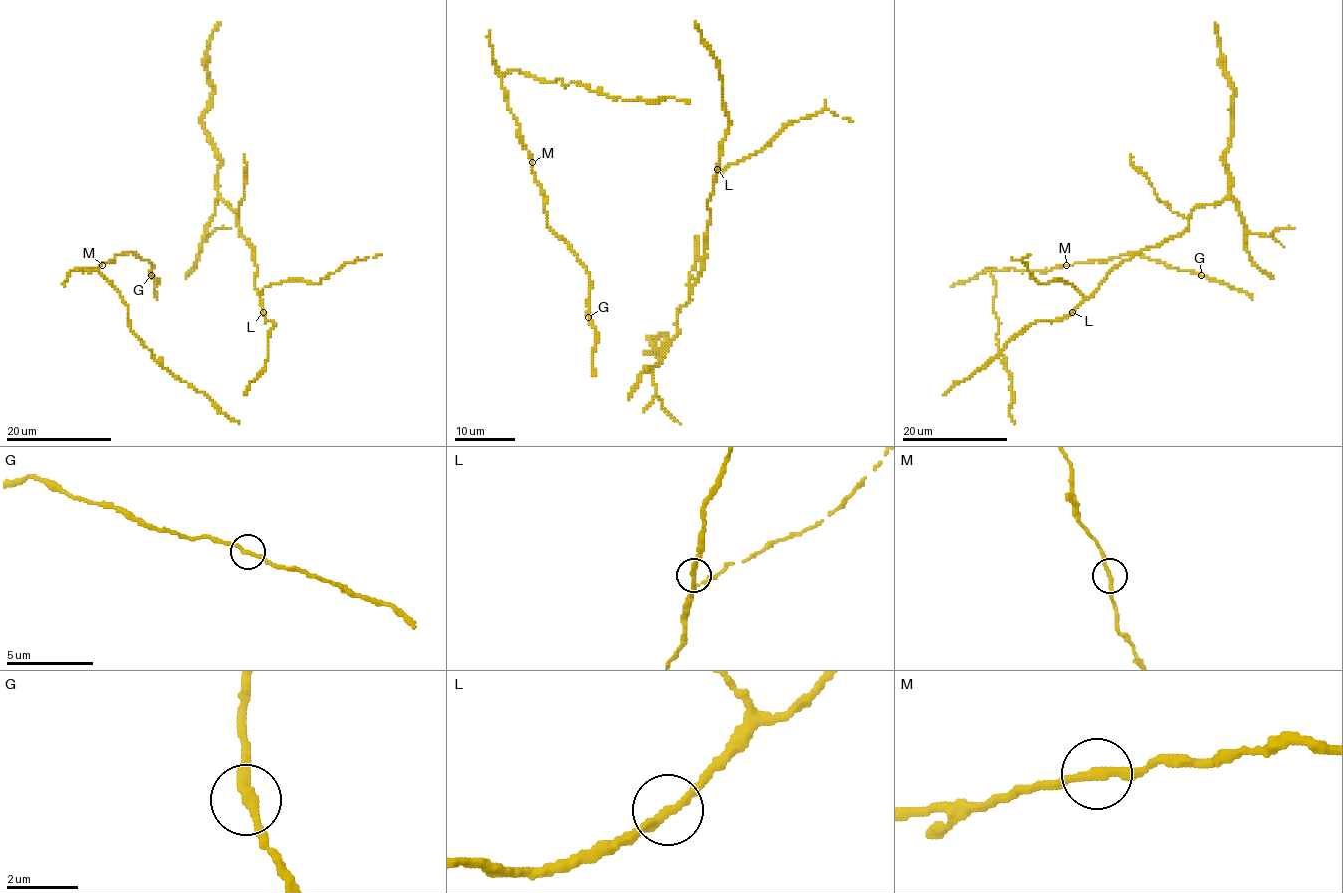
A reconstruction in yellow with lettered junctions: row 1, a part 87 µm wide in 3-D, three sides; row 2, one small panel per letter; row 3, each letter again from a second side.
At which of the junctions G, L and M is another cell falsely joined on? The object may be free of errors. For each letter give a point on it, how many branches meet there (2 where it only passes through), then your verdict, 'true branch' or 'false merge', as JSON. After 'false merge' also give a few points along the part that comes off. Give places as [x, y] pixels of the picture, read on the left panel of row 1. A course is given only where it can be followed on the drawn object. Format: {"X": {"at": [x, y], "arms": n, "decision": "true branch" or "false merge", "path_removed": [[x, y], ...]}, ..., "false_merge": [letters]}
{"G": {"at": [151, 275], "arms": 2, "decision": "true branch"}, "L": {"at": [263, 312], "arms": 2, "decision": "true branch"}, "M": {"at": [102, 265], "arms": 2, "decision": "true branch"}, "false_merge": []}

